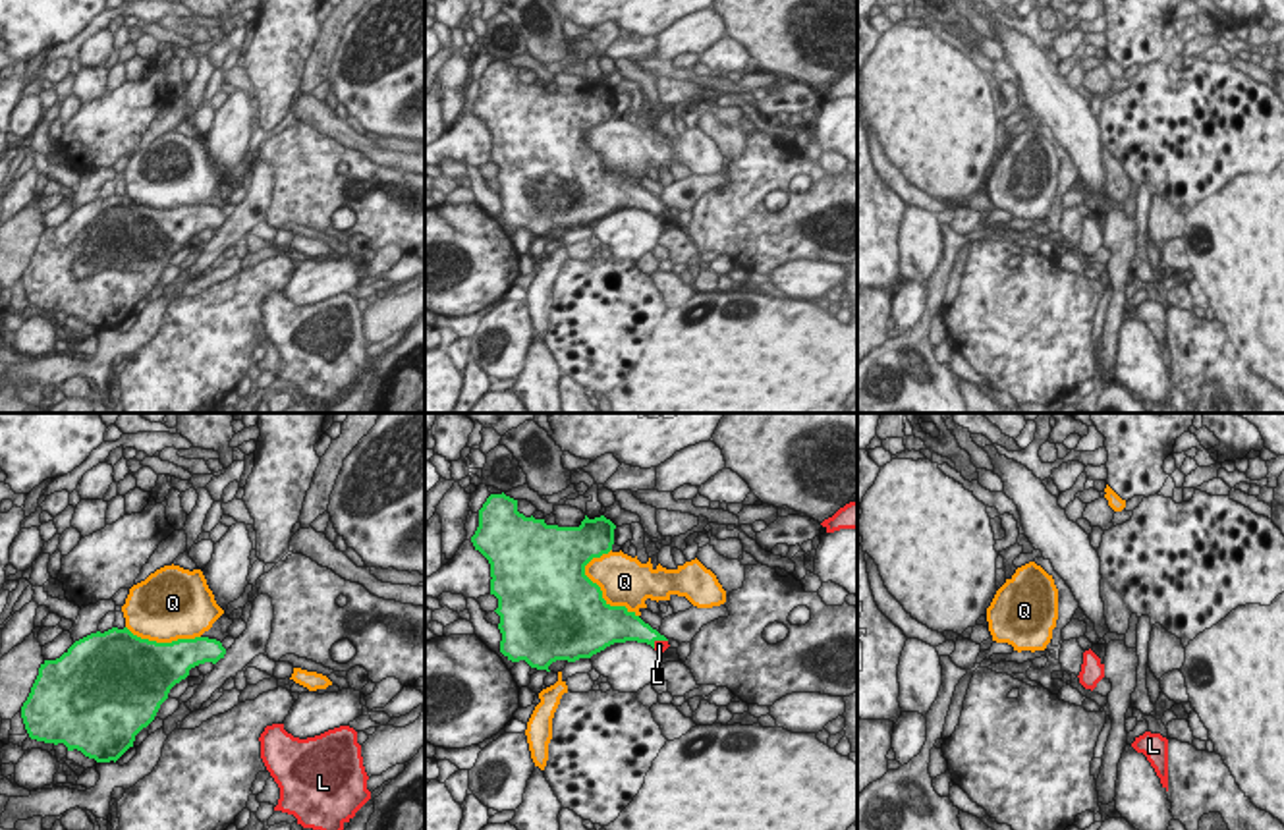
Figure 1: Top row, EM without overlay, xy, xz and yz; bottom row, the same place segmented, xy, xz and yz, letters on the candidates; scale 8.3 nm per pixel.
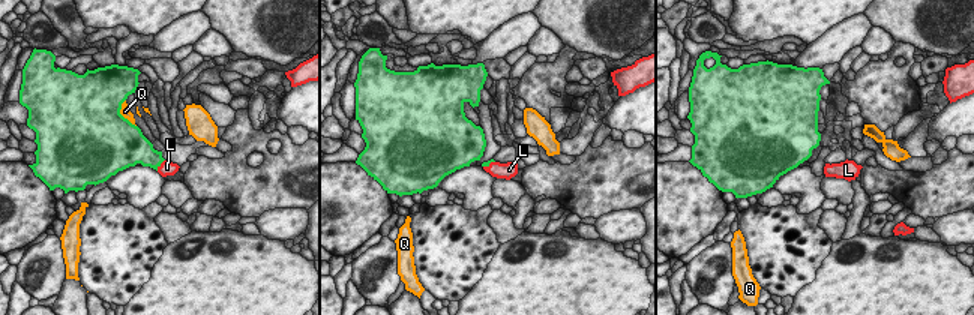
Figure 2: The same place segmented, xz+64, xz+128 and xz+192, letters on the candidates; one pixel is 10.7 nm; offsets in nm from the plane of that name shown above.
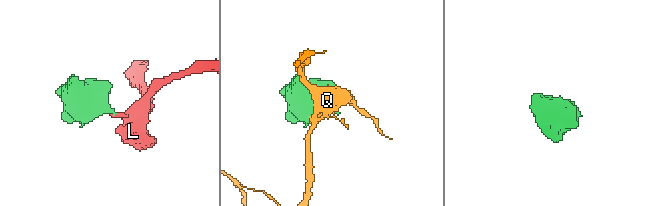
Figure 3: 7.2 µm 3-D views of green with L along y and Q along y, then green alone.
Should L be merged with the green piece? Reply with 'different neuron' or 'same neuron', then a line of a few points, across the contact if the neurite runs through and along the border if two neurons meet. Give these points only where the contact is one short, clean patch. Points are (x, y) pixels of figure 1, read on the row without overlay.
same neuron; line xz (632, 195), (659, 207), (659, 213)

